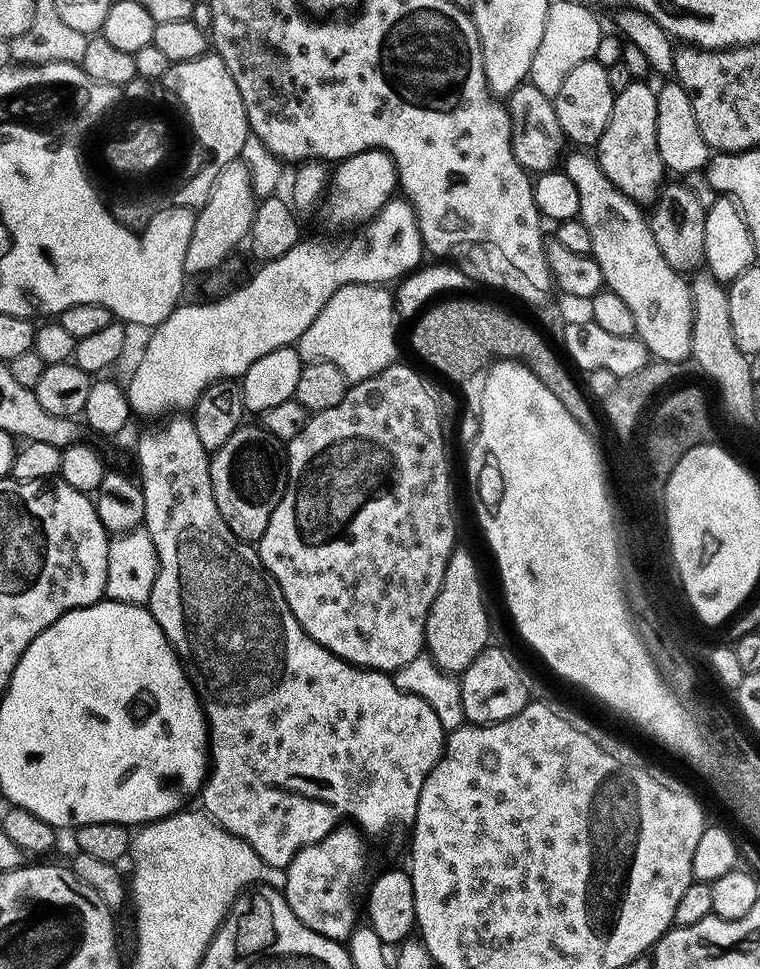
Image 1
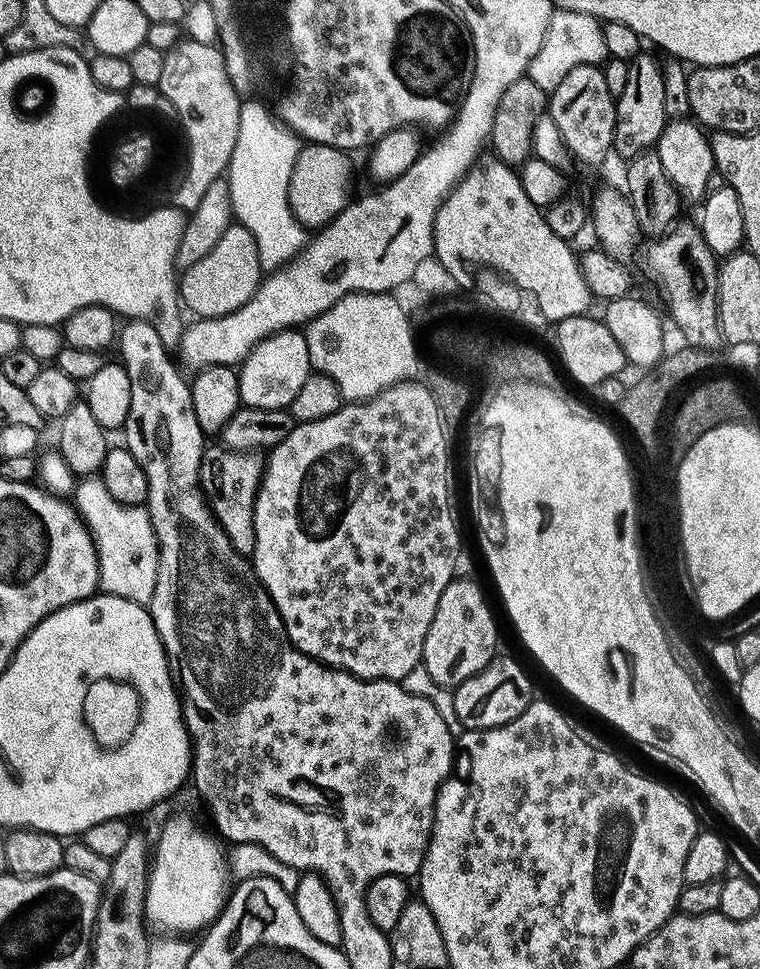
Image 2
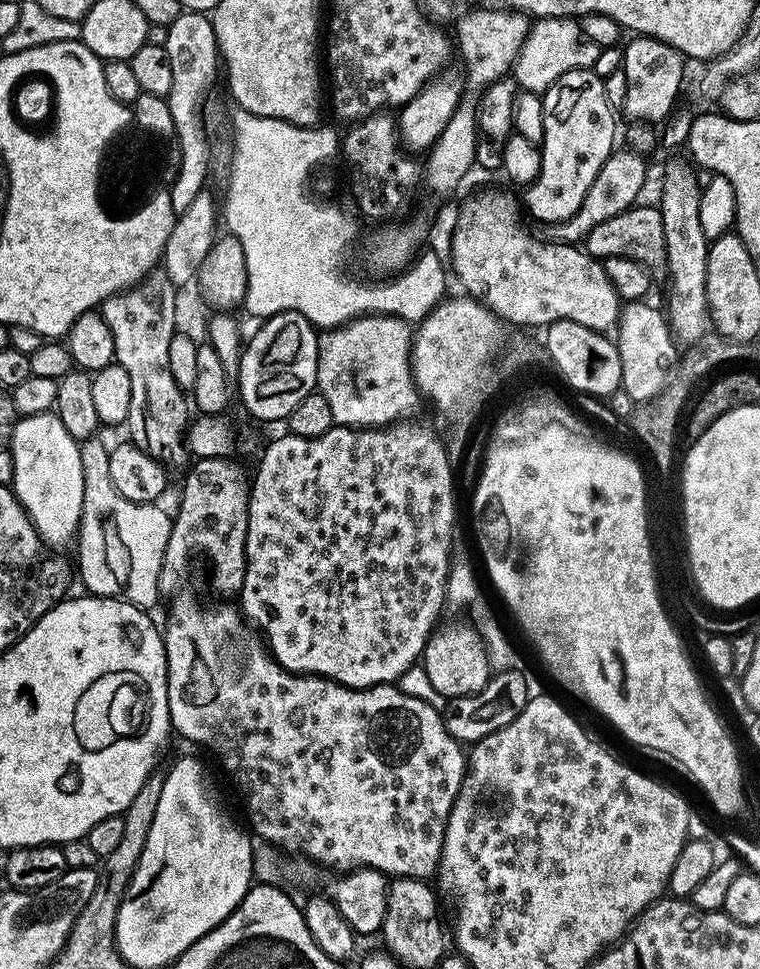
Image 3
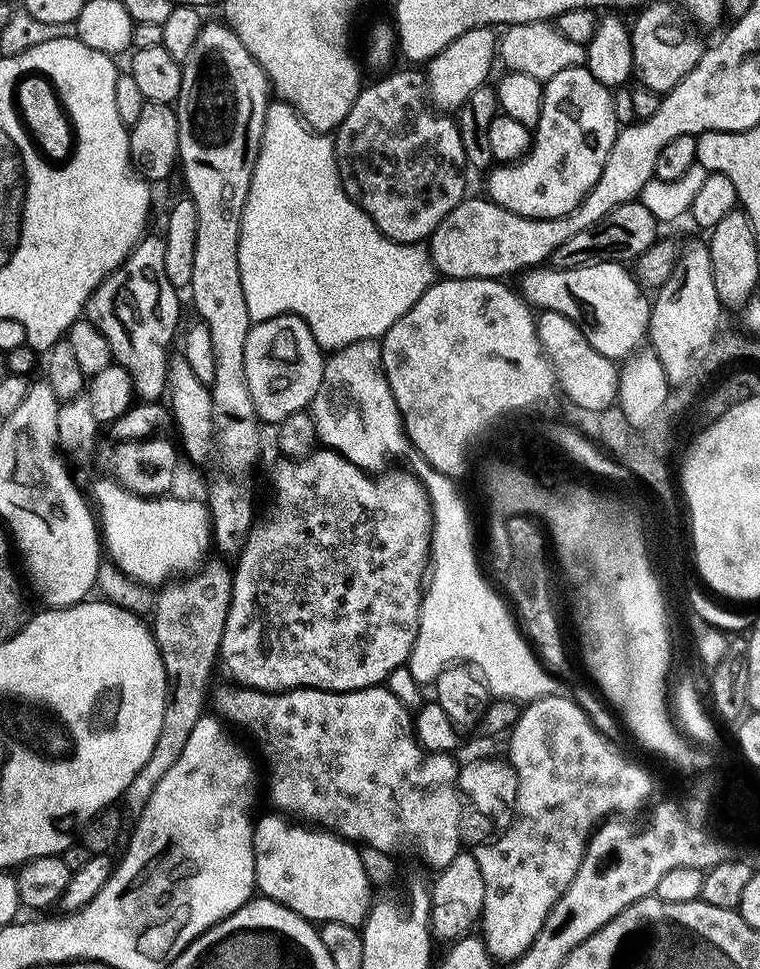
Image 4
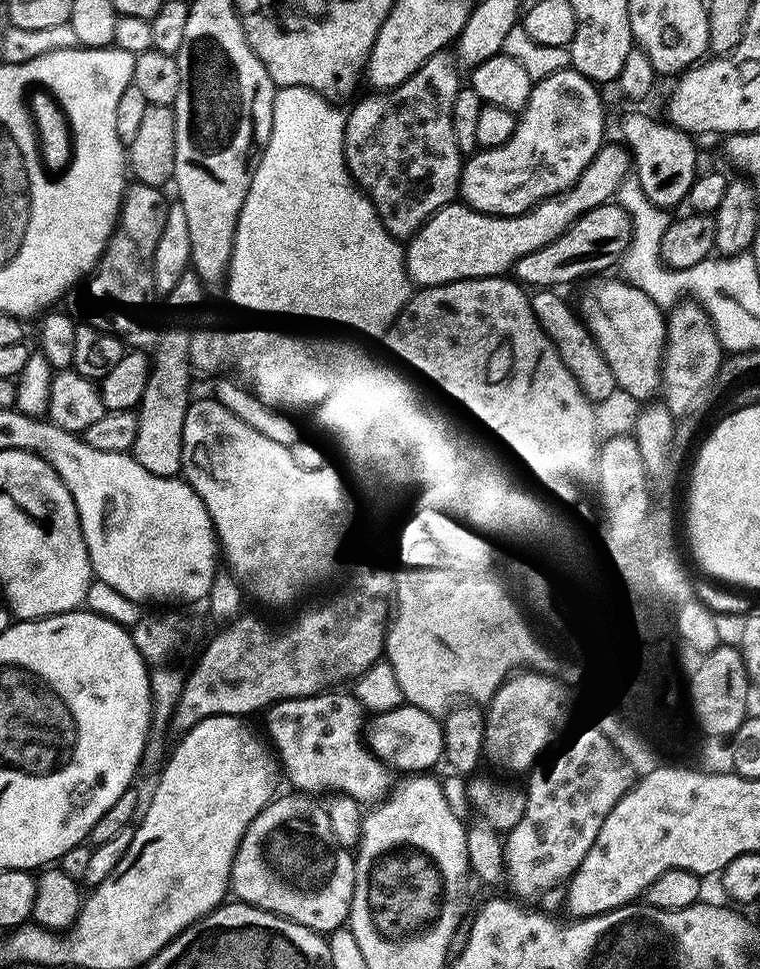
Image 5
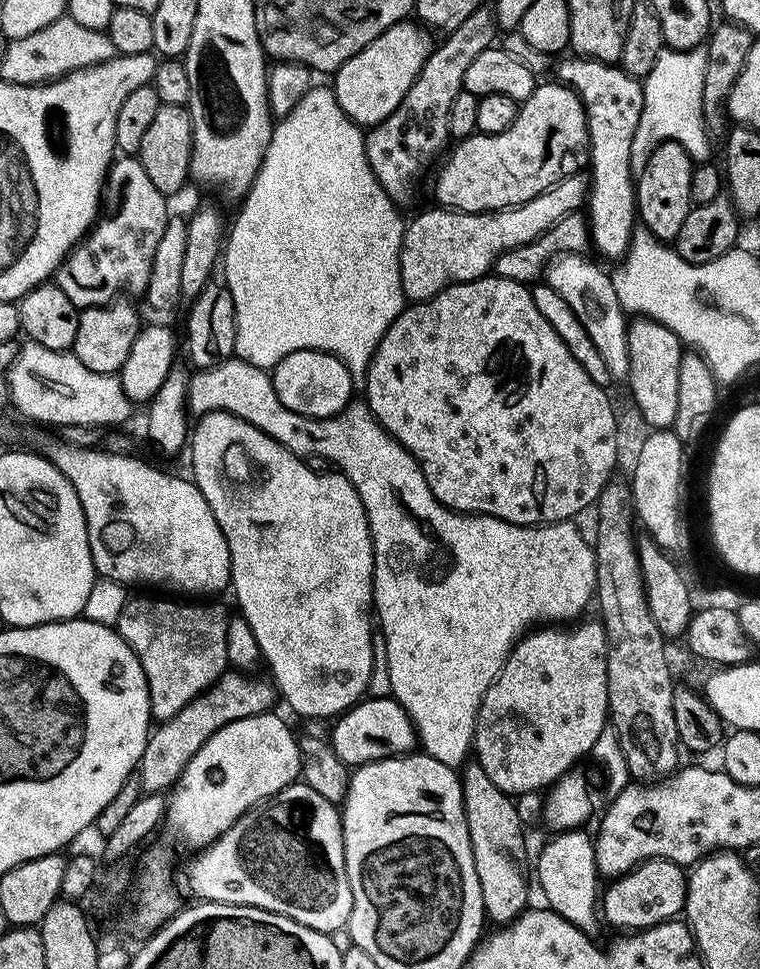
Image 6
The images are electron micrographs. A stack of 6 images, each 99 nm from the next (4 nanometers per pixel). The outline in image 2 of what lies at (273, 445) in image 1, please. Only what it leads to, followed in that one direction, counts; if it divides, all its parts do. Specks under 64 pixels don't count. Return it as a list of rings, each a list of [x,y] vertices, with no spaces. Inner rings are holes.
[[[208,446],[204,449],[200,463],[200,488],[204,491],[204,499],[208,501],[212,515],[219,520],[222,530],[228,535],[234,550],[247,557],[251,557],[256,545],[254,506],[260,479],[264,477],[265,461],[258,457],[256,452],[236,452],[232,448]]]

